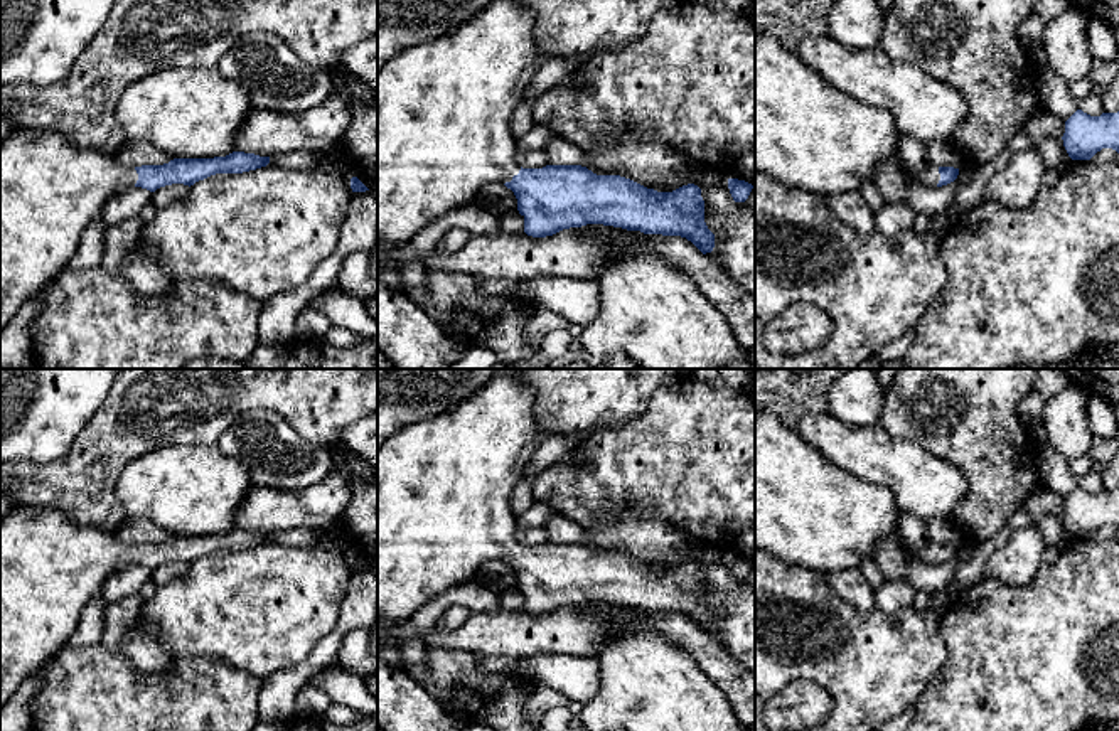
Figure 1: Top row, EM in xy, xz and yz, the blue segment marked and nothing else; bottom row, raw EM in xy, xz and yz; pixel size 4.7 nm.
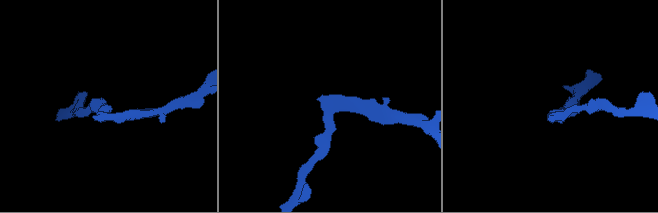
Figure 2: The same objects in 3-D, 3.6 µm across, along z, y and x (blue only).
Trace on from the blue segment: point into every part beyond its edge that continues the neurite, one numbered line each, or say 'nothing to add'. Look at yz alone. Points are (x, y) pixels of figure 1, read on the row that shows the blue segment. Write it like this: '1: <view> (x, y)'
1: yz (808, 135)

